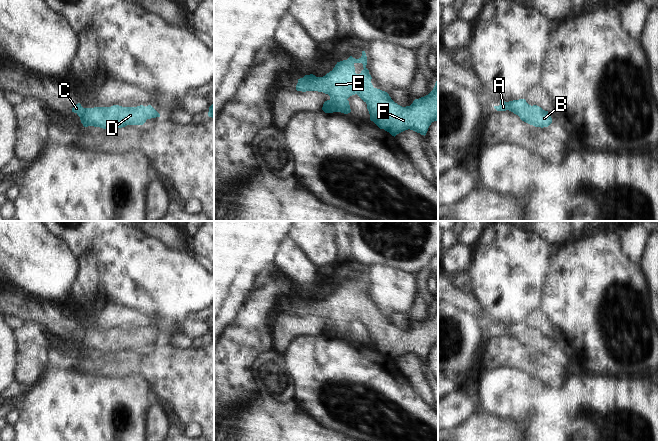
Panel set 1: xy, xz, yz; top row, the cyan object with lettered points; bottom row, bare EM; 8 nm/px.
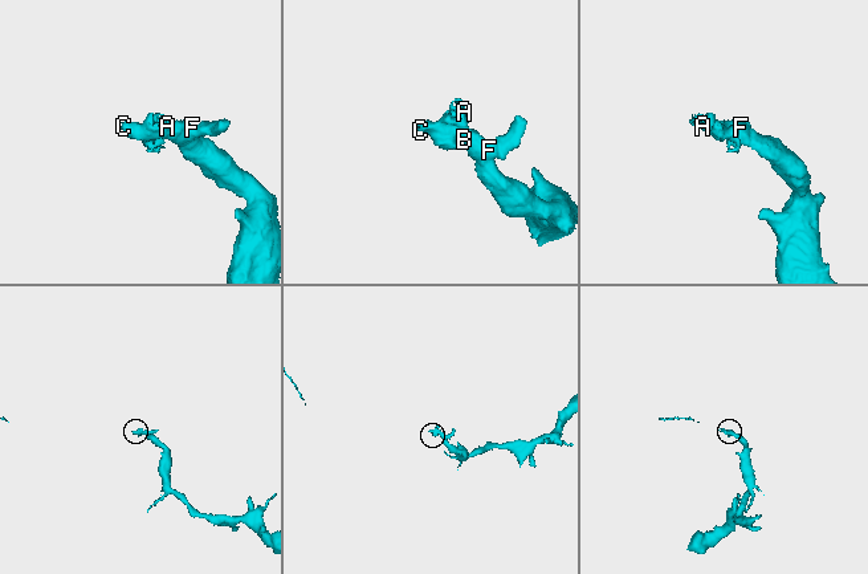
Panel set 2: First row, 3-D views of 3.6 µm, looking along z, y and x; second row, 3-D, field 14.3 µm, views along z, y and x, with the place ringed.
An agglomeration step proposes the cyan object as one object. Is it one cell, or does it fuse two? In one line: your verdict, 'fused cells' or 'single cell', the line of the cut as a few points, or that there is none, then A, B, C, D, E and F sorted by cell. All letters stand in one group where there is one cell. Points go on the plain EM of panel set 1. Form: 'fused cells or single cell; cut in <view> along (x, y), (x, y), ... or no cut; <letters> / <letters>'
single cell; no cut; A B C D E F

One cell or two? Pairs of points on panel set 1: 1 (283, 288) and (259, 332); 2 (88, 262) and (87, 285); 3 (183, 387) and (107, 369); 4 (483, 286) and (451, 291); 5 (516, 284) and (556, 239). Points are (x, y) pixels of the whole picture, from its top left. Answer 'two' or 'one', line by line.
1: one
2: one
3: one
4: two
5: two

